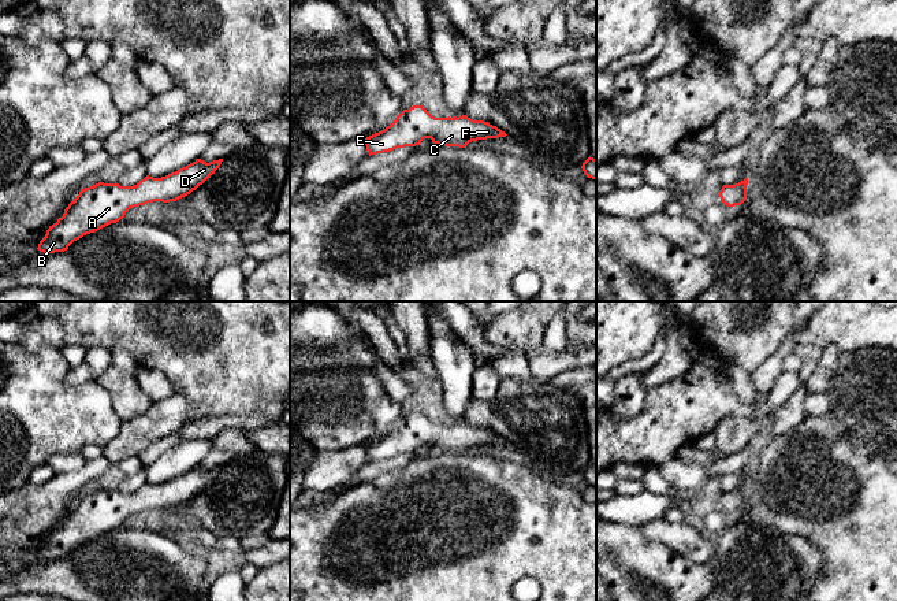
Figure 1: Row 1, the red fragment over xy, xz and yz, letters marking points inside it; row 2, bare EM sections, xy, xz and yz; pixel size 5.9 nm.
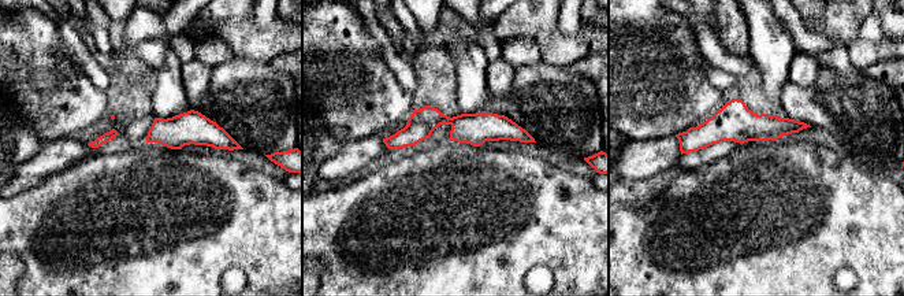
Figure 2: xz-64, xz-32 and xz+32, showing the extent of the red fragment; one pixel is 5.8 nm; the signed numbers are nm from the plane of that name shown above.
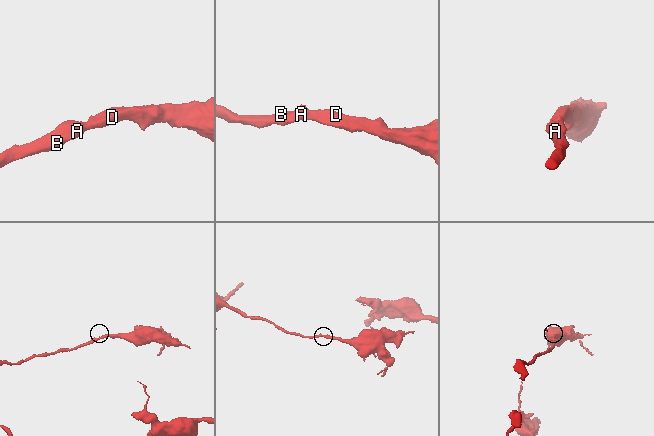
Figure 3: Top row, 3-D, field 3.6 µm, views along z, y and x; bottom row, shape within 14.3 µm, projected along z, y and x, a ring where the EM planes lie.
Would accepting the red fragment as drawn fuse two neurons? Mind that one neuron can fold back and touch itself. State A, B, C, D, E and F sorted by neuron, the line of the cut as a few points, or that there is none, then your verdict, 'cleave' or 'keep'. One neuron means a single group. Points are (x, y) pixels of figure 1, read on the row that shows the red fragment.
A B C D E F; no cut; keep

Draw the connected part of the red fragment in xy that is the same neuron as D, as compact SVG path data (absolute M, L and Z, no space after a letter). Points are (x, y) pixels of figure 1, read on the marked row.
M197 159L161 178L146 175L134 186L98 182L81 189L63 216L49 226L37 249L44 253L64 252L83 235L123 219L130 208L153 201L176 201L211 178L222 162L223 159L209 163Z

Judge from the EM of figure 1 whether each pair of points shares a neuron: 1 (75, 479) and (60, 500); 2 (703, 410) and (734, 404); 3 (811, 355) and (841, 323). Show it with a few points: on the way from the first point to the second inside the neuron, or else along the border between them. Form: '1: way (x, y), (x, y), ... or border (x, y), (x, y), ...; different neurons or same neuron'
1: way (70, 485), (60, 494); same neuron
2: way (711, 404), (726, 404); same neuron
3: border (807, 344), (814, 344), (821, 349); different neurons

